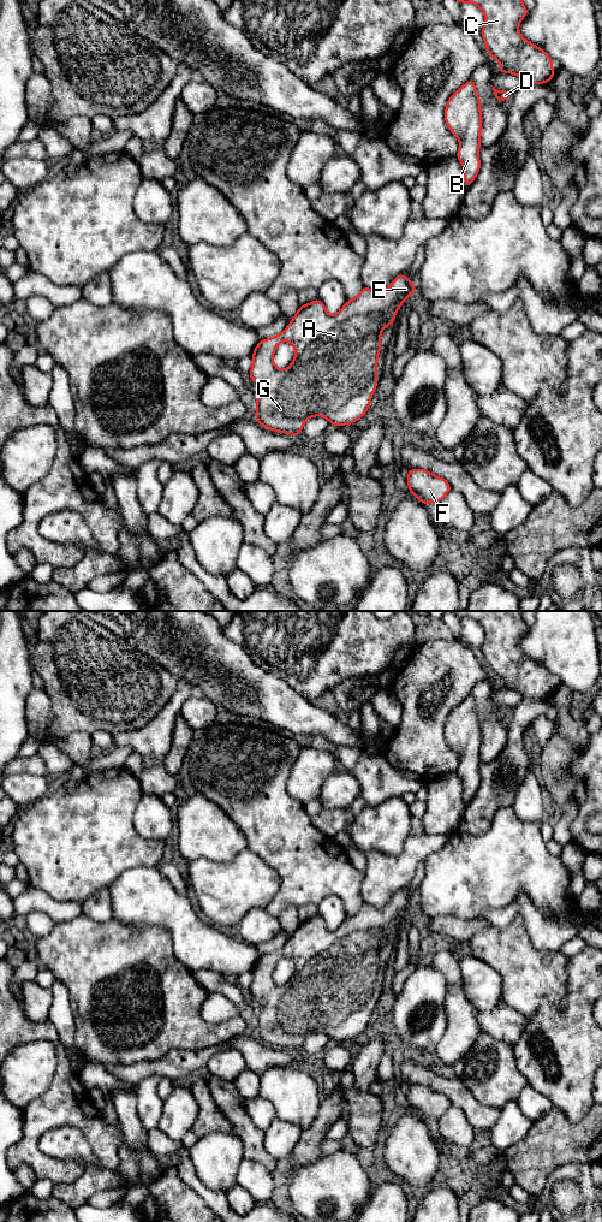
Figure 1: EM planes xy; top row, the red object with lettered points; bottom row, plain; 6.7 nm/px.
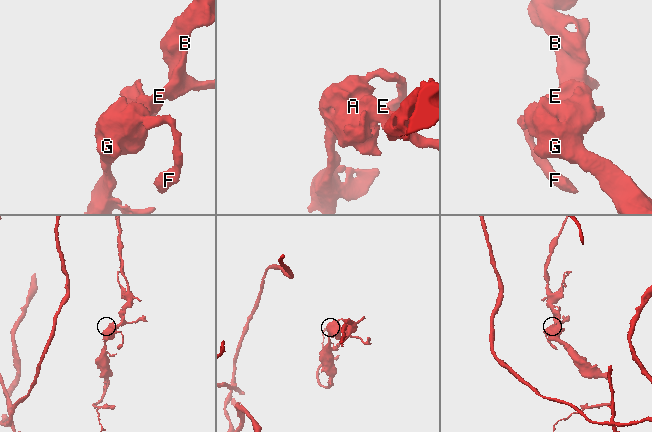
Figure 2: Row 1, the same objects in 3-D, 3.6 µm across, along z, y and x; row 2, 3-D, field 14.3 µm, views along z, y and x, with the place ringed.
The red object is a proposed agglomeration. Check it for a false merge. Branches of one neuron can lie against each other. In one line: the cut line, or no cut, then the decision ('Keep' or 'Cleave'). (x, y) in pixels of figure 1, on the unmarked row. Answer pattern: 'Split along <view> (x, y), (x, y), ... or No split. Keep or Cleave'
No split. Keep

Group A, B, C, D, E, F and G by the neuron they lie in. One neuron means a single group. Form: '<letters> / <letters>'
A B C D E F G

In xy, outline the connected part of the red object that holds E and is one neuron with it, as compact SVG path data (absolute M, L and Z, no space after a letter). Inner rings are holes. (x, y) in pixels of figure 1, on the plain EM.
M405 890L398 891L382 908L364 902L360 909L347 916L335 930L329 931L324 920L315 916L300 921L287 943L278 951L261 955L252 968L250 996L261 1002L261 1010L255 1014L257 1038L270 1046L300 1051L309 1033L322 1032L336 1043L352 1040L364 1032L370 1024L371 1013L377 1003L377 975L381 967L381 950L385 943L393 941L395 930L410 912L415 910L415 901ZM281 957L290 957L294 962L294 974L287 985L279 985L273 979L273 972Z

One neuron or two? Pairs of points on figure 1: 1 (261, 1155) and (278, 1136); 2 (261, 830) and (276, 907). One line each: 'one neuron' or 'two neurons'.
1: two neurons
2: one neuron

